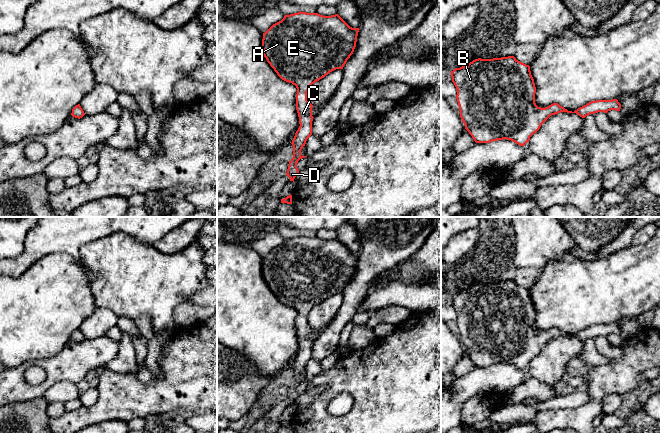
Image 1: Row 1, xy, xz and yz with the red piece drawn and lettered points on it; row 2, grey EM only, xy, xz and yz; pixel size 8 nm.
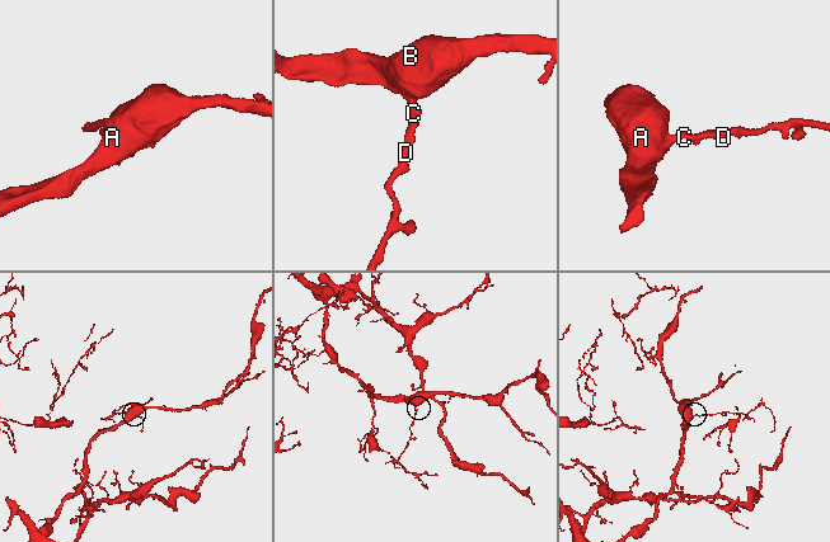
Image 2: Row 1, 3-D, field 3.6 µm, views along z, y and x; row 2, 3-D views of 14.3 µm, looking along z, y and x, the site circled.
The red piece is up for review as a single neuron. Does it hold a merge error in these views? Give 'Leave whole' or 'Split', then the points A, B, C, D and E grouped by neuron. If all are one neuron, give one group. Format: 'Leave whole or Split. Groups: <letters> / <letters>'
Leave whole. Groups: A B C D E

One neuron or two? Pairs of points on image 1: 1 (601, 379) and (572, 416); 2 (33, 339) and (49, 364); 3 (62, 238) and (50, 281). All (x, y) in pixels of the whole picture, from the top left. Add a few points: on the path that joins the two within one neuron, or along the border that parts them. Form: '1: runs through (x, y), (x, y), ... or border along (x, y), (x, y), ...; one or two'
1: runs through (596, 390), (595, 401), (583, 413); one
2: border along (65, 345), (51, 356), (25, 361), (22, 364); two
3: border along (78, 258), (52, 252), (37, 261); two

